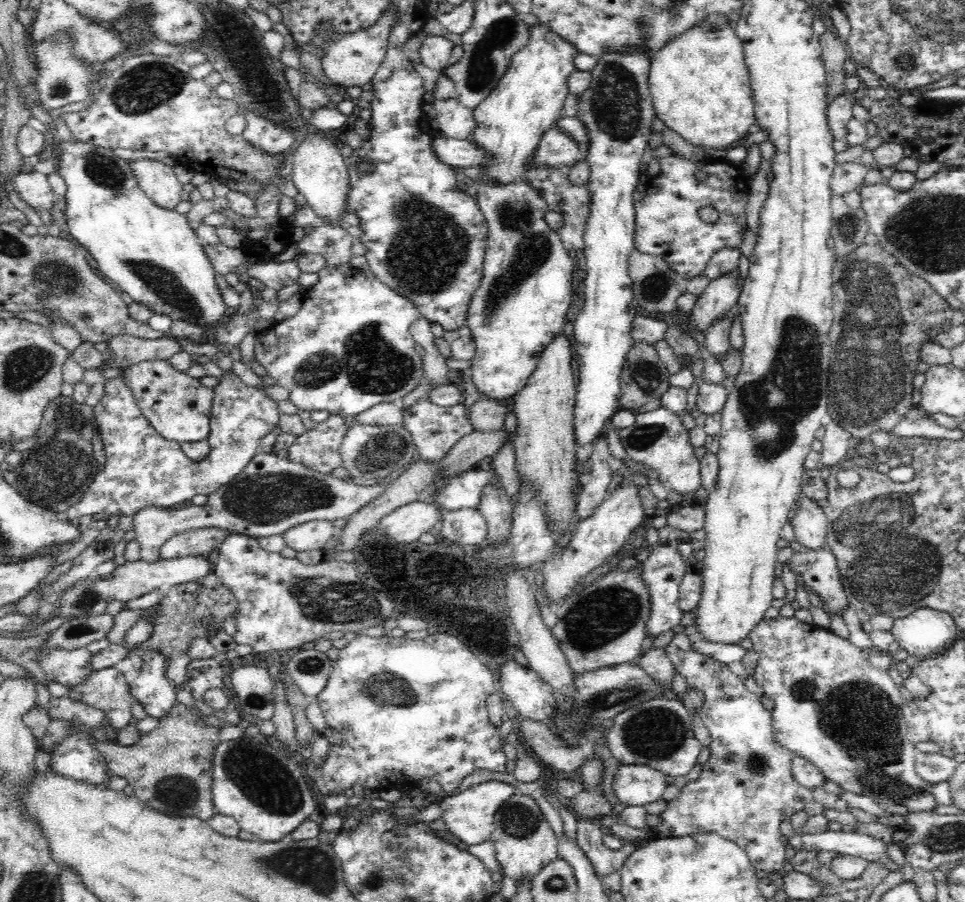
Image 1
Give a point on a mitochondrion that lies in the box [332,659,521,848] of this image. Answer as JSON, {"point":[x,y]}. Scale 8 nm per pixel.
{"point":[387,692]}

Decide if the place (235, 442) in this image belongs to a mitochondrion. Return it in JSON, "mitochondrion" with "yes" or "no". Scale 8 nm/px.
{"mitochondrion":"yes"}

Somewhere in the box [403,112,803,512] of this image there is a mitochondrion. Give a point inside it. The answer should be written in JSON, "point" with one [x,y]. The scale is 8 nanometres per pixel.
{"point":[534,250]}

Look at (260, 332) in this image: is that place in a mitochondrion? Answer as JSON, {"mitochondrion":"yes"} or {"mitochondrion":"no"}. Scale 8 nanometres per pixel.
{"mitochondrion":"no"}

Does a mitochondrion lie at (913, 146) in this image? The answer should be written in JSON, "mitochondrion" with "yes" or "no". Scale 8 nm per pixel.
{"mitochondrion":"no"}

